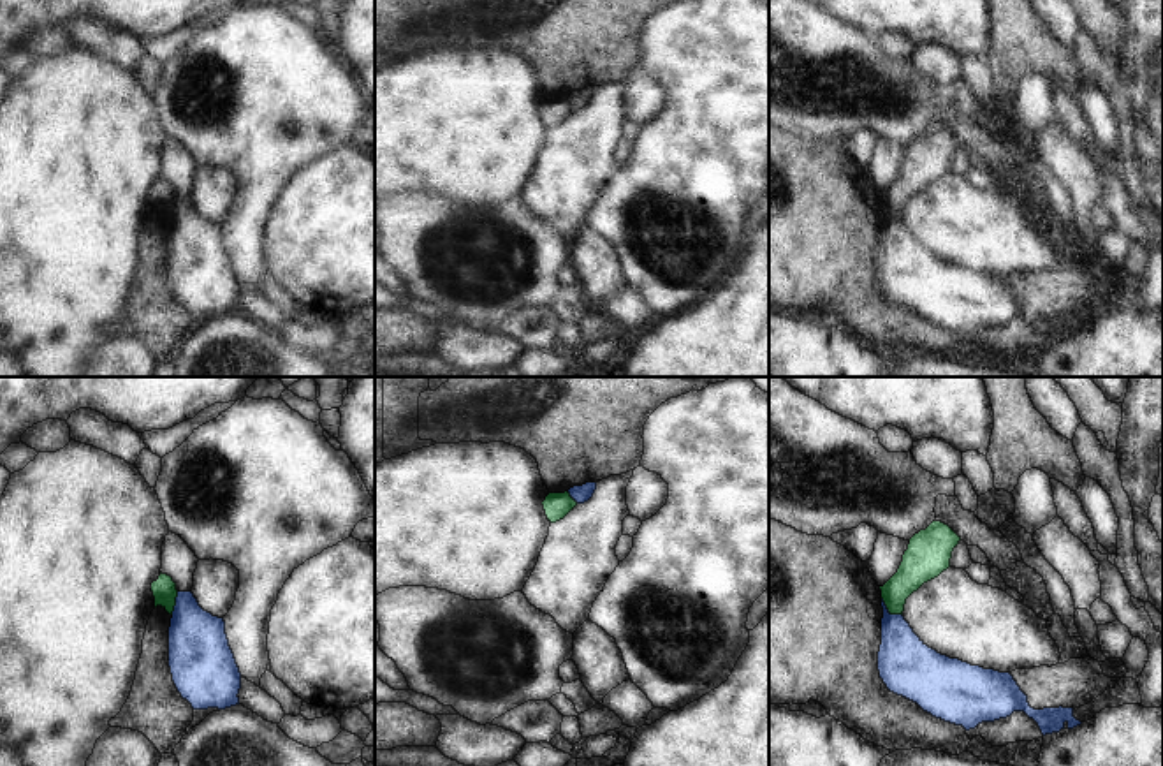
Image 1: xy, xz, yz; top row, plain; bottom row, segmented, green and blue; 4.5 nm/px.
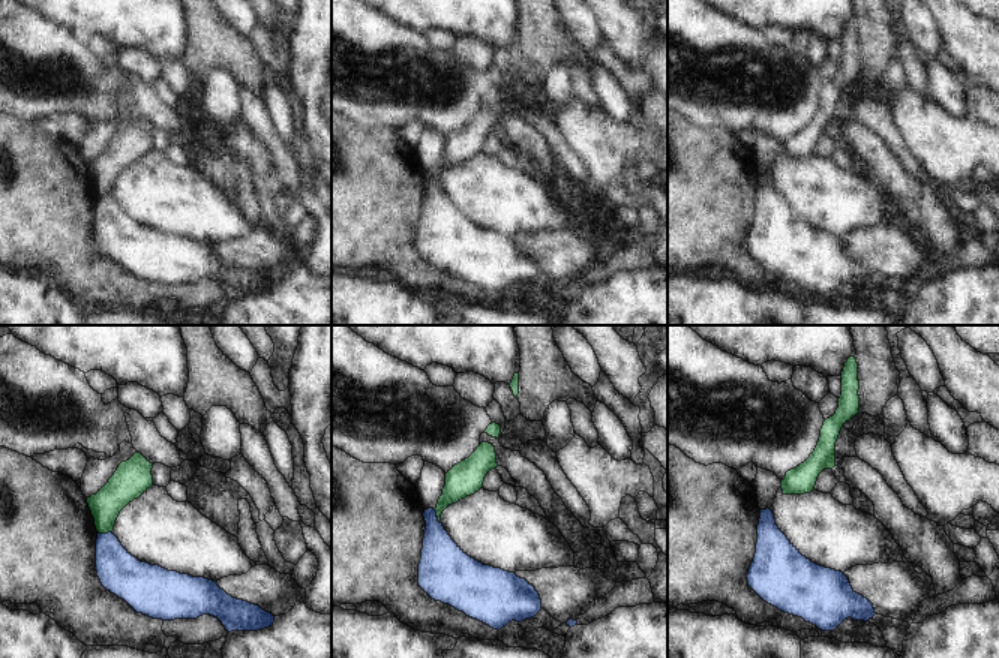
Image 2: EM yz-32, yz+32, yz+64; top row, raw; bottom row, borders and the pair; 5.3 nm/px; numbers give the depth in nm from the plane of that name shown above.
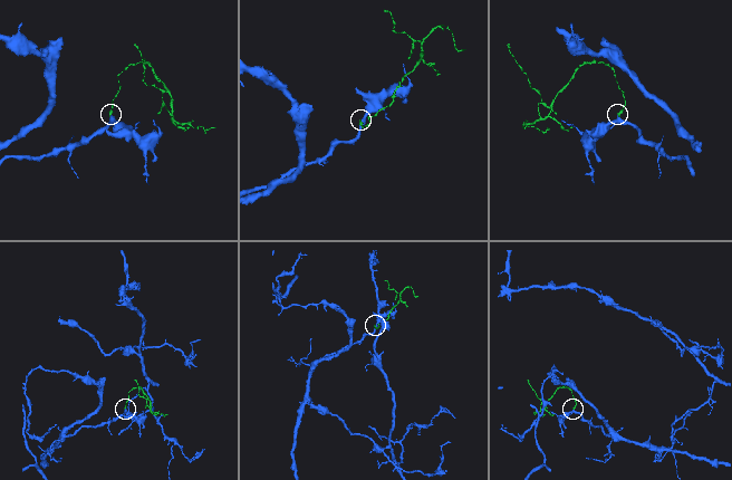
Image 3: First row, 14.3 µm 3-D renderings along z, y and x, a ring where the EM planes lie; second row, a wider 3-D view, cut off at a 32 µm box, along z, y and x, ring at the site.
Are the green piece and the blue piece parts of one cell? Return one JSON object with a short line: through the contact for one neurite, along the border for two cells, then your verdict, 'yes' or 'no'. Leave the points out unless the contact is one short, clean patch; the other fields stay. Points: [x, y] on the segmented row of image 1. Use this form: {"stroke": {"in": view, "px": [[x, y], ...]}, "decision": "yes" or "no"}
{"stroke": {"in": "yz", "px": [[882, 597], [891, 613], [901, 615]]}, "decision": "no"}

